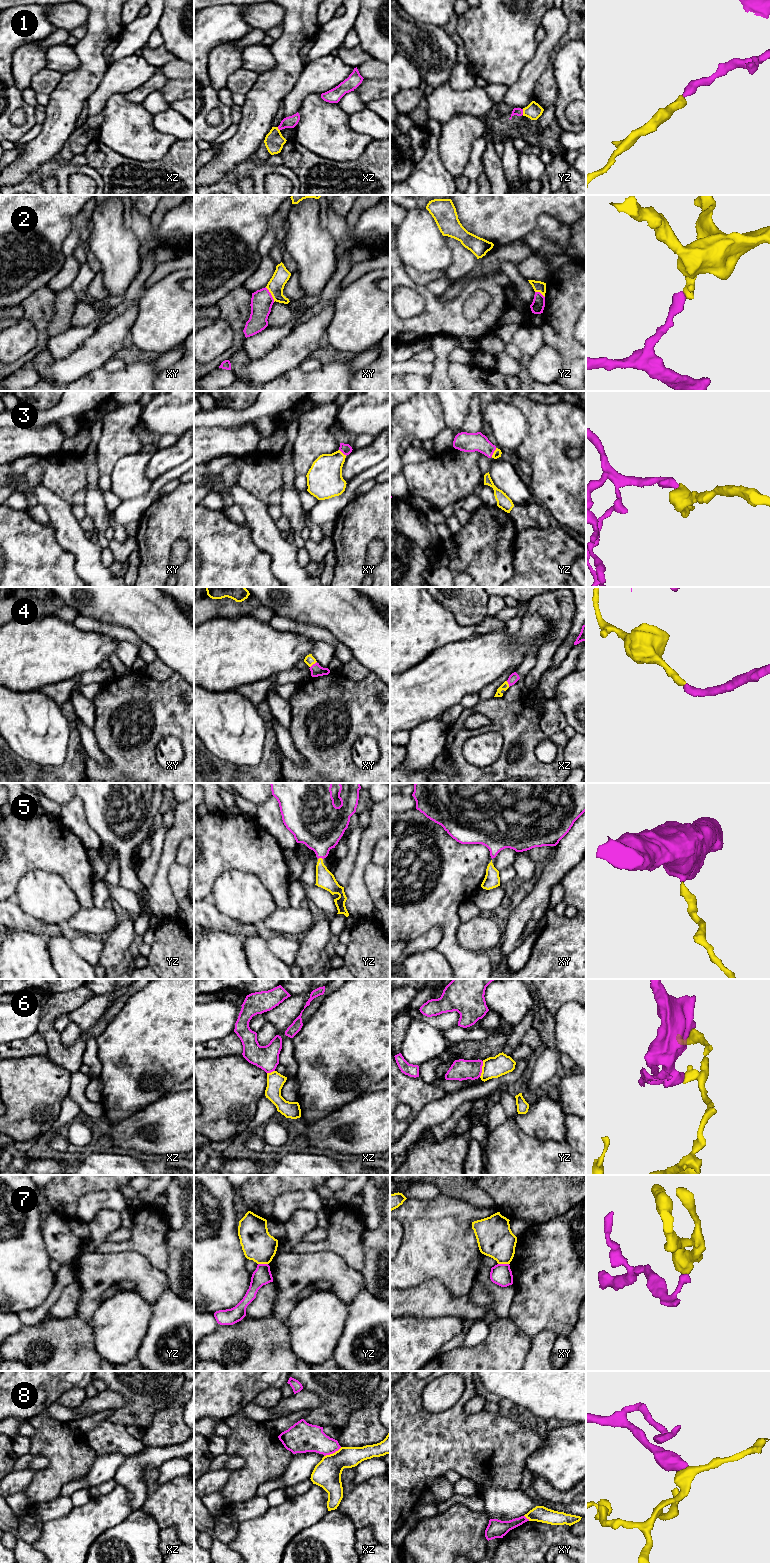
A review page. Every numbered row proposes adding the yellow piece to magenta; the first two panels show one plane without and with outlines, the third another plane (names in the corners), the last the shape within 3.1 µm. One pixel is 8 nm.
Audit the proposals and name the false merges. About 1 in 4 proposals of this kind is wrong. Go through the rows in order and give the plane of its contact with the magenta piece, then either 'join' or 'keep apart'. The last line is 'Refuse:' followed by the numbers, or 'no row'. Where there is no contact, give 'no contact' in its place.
1: contact in yz; join
2: contact in xy; keep apart
3: contact in yz; join
4: contact in xy; join
5: contact in yz; join
6: contact in yz; keep apart
7: contact in xy; keep apart
8: contact in xz; keep apart
Refuse: 2, 6, 7, 8

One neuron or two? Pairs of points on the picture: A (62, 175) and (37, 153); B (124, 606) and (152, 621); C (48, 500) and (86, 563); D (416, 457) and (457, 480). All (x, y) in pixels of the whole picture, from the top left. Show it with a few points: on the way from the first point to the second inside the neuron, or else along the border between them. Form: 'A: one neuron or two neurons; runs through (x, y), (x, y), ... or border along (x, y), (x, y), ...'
A: two neurons; border along (57, 155), (42, 163), (28, 176)
B: one neuron; runs through (131, 606), (137, 606), (145, 614)
C: one neuron; runs through (61, 516), (68, 532), (83, 547)
D: two neurons; border along (432, 456), (404, 465)

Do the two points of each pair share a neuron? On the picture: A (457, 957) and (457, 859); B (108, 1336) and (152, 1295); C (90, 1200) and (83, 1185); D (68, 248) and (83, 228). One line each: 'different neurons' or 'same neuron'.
A: same neuron
B: different neurons
C: different neurons
D: same neuron

